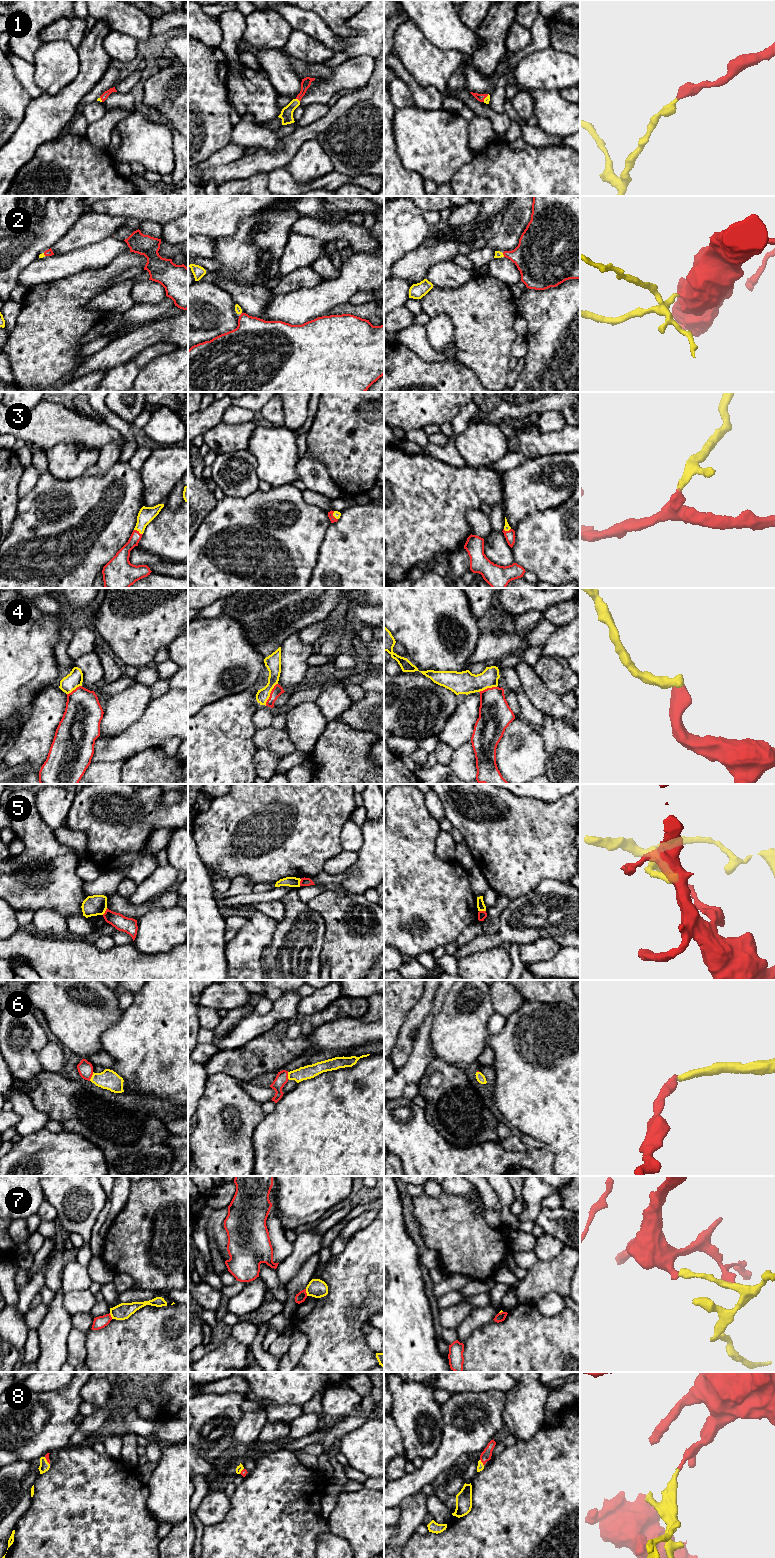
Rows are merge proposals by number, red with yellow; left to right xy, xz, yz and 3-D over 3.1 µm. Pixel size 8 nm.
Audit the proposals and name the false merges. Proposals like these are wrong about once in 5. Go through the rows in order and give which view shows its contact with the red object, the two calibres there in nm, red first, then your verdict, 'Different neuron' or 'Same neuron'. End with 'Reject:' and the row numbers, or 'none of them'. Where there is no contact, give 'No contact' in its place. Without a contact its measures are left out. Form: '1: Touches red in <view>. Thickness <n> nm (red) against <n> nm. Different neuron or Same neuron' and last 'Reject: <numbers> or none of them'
1: Touches red in xz. Thickness 80 nm (red) against 100 nm. Same neuron
2: Touches red in yz. Thickness 320 nm (red) against 60 nm. Same neuron
3: Touches red in xy. Thickness 110 nm (red) against 130 nm. Same neuron
4: Touches red in xz. Thickness 80 nm (red) against 130 nm. Same neuron
5: Touches red in xy. Thickness 130 nm (red) against 160 nm. Different neuron
6: Touches red in xy. Thickness 120 nm (red) against 160 nm. Same neuron
7: Touches red in xz. Thickness 80 nm (red) against 150 nm. Different neuron
8: Touches red in yz. Thickness 90 nm (red) against 60 nm. Same neuron
Reject: 5, 7

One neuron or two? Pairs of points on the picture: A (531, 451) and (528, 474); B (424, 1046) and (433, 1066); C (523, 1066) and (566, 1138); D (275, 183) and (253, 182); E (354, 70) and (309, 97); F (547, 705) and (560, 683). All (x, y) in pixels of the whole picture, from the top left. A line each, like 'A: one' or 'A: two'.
A: two
B: two
C: one
D: two
E: one
F: two

